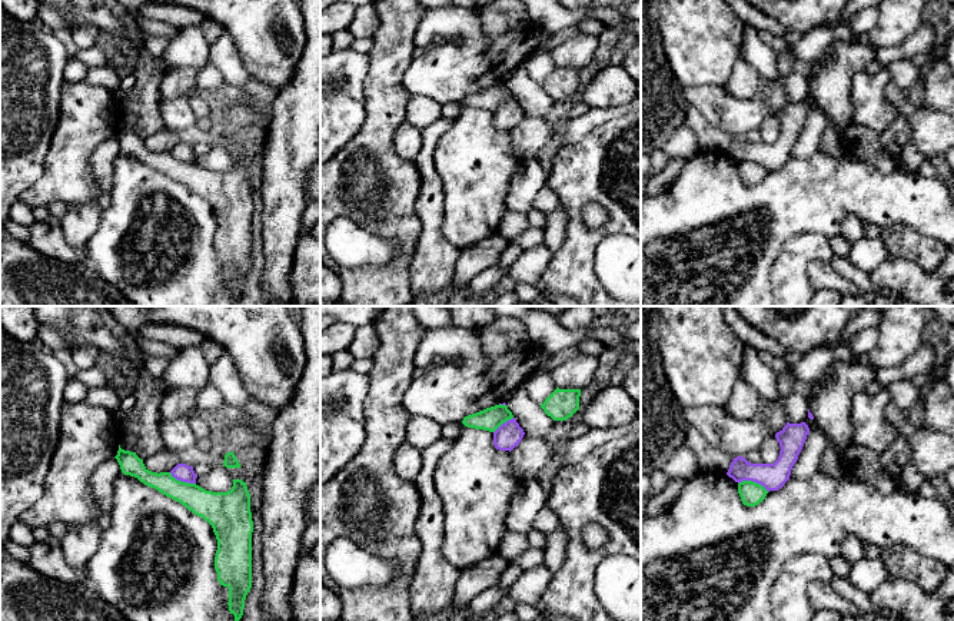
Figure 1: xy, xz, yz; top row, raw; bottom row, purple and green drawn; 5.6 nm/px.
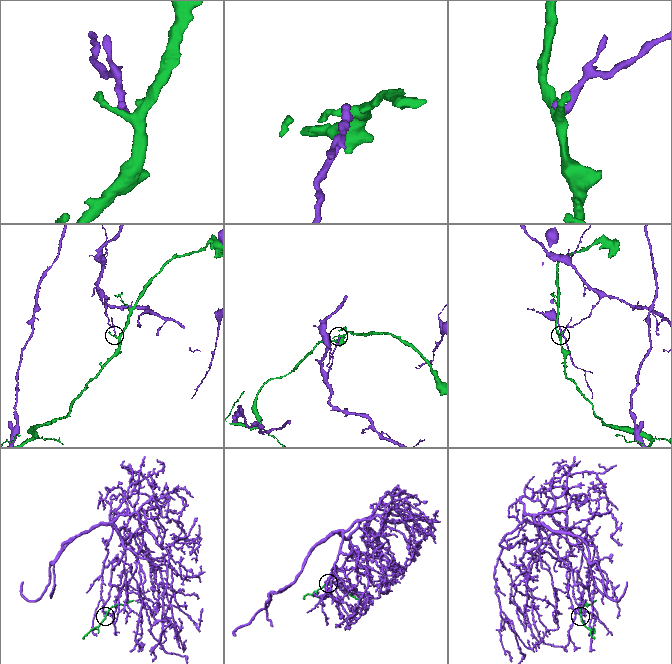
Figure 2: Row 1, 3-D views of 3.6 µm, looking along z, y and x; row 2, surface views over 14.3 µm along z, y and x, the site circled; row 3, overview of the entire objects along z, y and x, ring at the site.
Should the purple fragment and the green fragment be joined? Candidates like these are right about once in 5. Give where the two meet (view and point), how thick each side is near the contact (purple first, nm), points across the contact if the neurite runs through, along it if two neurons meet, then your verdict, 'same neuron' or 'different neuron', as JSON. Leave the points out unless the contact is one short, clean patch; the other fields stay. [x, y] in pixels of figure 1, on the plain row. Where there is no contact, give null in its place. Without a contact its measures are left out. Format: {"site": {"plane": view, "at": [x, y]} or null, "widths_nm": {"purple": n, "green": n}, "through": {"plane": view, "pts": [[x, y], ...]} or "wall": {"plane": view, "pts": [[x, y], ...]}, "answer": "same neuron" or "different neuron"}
{"site": {"plane": "yz", "at": [754, 160]}, "widths_nm": {"purple": 150, "green": 130}, "wall": {"plane": "yz", "pts": [[738, 162], [755, 160], [768, 170]]}, "answer": "different neuron"}

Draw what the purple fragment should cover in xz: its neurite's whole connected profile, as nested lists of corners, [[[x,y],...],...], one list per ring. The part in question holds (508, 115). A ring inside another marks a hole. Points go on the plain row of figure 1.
[[[515,97],[502,103],[493,112],[493,124],[499,130],[512,130],[522,120],[525,112]]]

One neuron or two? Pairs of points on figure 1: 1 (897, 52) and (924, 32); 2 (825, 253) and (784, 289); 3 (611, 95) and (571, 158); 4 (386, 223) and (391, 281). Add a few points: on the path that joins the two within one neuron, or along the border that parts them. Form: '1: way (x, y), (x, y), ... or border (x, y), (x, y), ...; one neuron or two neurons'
1: way (904, 52), (917, 39); one neuron
2: way (813, 253), (788, 276); one neuron
3: border (625, 103), (591, 108); two neurons
4: way (401, 238), (404, 241), (404, 256), (399, 266); one neuron

